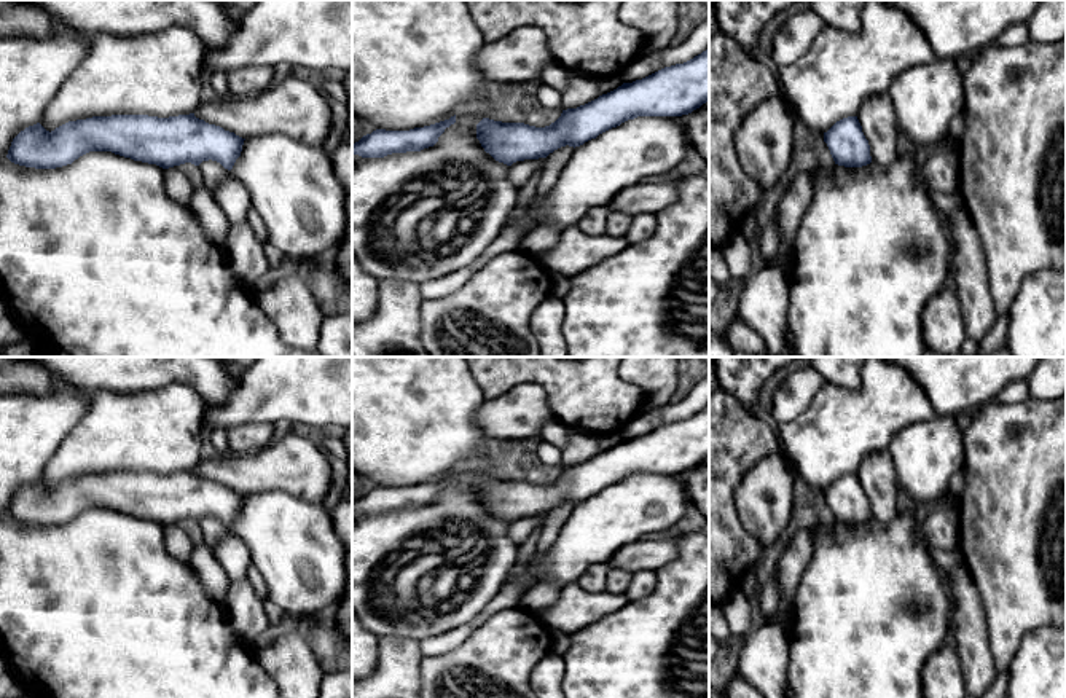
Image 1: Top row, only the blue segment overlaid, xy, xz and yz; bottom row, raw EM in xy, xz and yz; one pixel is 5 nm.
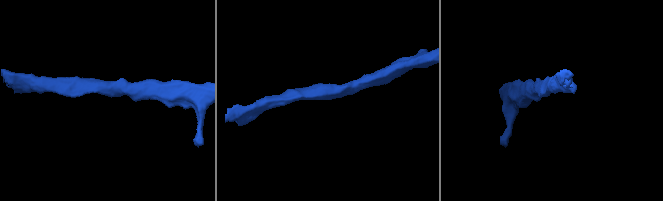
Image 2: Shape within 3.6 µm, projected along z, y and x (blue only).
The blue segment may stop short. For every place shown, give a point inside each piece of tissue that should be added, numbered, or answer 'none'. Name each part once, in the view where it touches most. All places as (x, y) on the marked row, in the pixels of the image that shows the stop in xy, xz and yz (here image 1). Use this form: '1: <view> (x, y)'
none

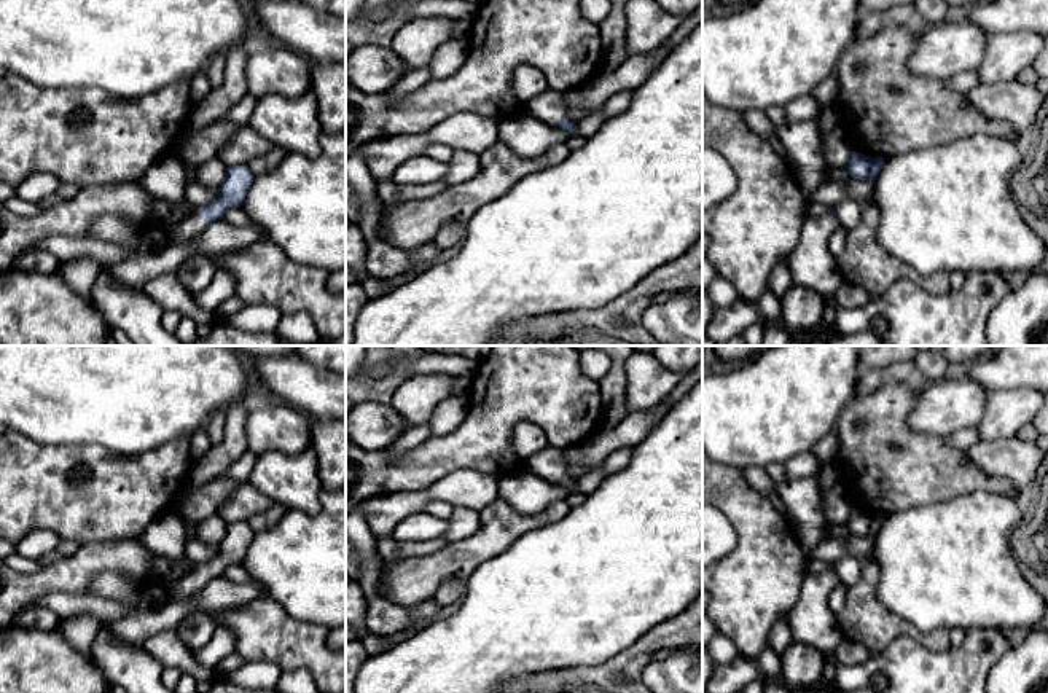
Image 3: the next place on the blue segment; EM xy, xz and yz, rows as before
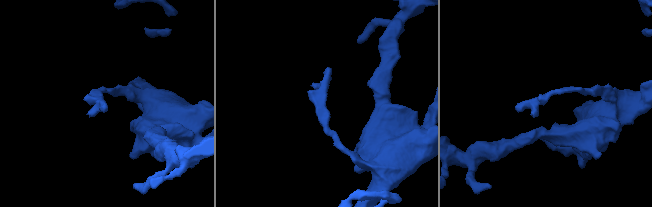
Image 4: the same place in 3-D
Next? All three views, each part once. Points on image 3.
1: xy (188, 228)

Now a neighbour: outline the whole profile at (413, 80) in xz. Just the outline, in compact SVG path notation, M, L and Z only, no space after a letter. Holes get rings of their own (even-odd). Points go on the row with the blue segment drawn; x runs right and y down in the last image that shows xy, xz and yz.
M430 65L409 70L392 89L385 94L392 102L400 102L408 94L417 91L432 80Z

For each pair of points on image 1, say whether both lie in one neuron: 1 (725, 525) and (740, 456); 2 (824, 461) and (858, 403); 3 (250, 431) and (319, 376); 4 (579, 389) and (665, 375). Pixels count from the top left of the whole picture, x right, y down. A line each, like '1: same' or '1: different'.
1: same
2: same
3: different
4: different

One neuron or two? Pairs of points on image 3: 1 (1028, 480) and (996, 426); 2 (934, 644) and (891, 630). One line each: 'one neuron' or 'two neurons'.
1: two neurons
2: one neuron

